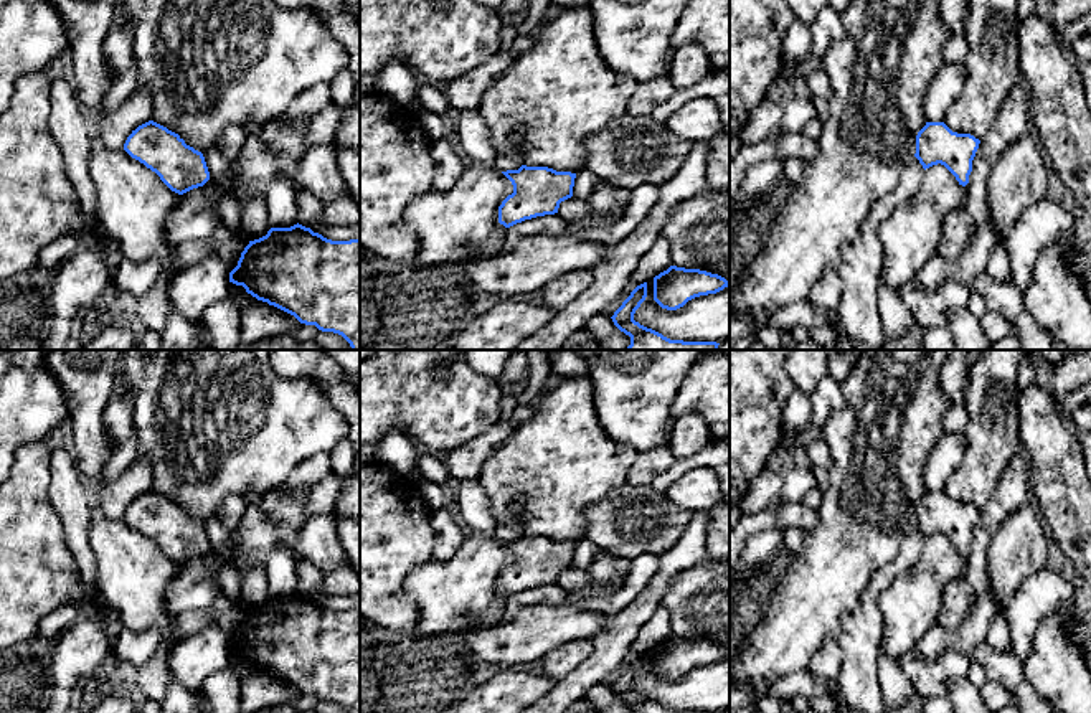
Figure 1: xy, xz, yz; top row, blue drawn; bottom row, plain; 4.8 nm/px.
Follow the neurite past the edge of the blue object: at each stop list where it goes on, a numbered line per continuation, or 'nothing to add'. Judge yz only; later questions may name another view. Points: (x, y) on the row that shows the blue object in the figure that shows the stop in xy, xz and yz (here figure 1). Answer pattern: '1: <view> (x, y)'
nothing to add

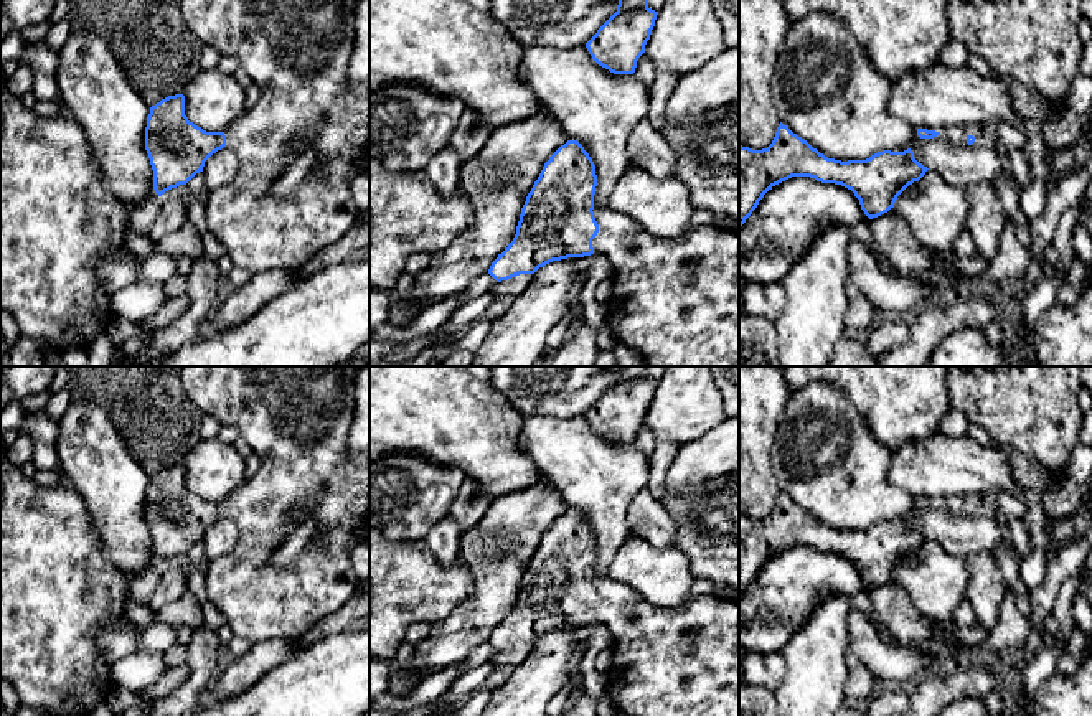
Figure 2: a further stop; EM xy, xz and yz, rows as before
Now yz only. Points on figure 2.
1: yz (983, 136)

